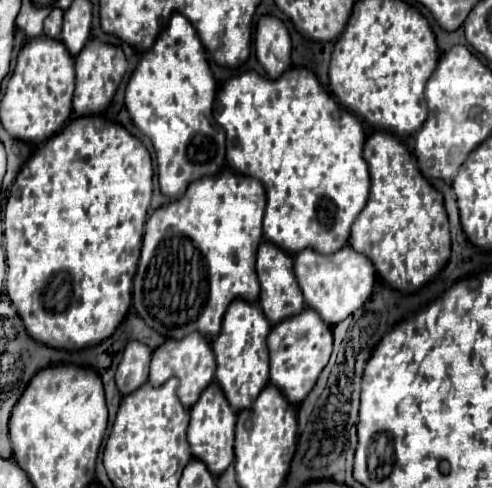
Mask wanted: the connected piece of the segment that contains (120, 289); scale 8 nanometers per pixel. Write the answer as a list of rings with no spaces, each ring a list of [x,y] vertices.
[[[89,116],[89,118],[75,118],[71,120],[57,138],[49,138],[45,146],[31,156],[31,160],[23,166],[19,172],[13,192],[9,192],[9,200],[3,212],[3,232],[5,232],[5,254],[7,254],[7,286],[5,292],[13,306],[17,308],[17,314],[21,316],[27,334],[49,348],[57,350],[83,350],[89,346],[97,346],[103,340],[107,340],[117,326],[123,322],[129,306],[131,306],[131,282],[137,270],[139,252],[141,252],[141,240],[143,240],[143,224],[147,220],[147,210],[151,202],[151,182],[153,182],[153,164],[147,148],[133,138],[123,126],[107,122],[101,116]]]

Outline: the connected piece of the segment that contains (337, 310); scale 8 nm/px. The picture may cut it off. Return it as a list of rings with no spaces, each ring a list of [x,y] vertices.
[[[351,246],[341,248],[337,254],[331,254],[329,258],[325,258],[323,254],[313,254],[313,250],[303,250],[293,260],[295,278],[303,292],[305,304],[311,310],[315,310],[329,326],[335,326],[353,312],[357,312],[373,292],[377,278],[373,264],[363,254],[357,254]]]

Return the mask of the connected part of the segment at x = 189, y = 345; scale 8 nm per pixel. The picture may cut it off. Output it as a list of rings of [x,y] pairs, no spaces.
[[[189,334],[189,338],[183,338],[181,342],[173,342],[167,340],[163,346],[159,346],[153,352],[153,360],[151,360],[151,374],[149,374],[149,384],[151,386],[161,386],[165,384],[169,378],[179,378],[181,386],[177,390],[177,396],[181,400],[181,404],[185,408],[191,408],[201,392],[213,382],[215,378],[215,358],[213,358],[213,350],[209,346],[209,342],[201,336],[201,334]]]

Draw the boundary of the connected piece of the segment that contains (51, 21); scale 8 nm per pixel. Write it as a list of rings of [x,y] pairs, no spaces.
[[[51,10],[49,16],[45,18],[45,36],[57,40],[59,34],[61,34],[61,24],[63,24],[63,12]]]

